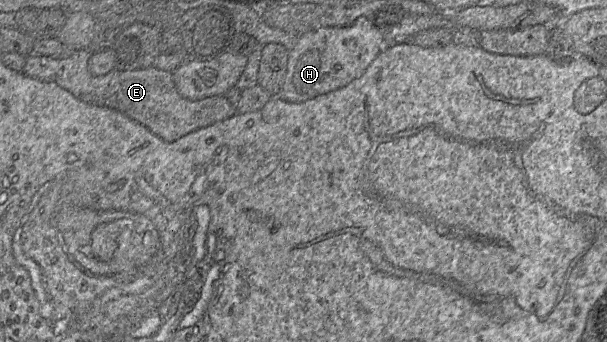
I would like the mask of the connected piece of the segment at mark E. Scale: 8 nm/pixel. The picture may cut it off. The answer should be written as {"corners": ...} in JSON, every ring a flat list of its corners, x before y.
{"corners":[[89,49,68,52,60,58,30,54,26,56,22,73,41,81,54,82,85,103,118,110,167,142,173,142,194,130,210,126,237,113,237,108,224,95,196,101,182,97,176,90,172,72,153,66,136,70,114,68,105,75,95,76,88,69,90,55]]}

